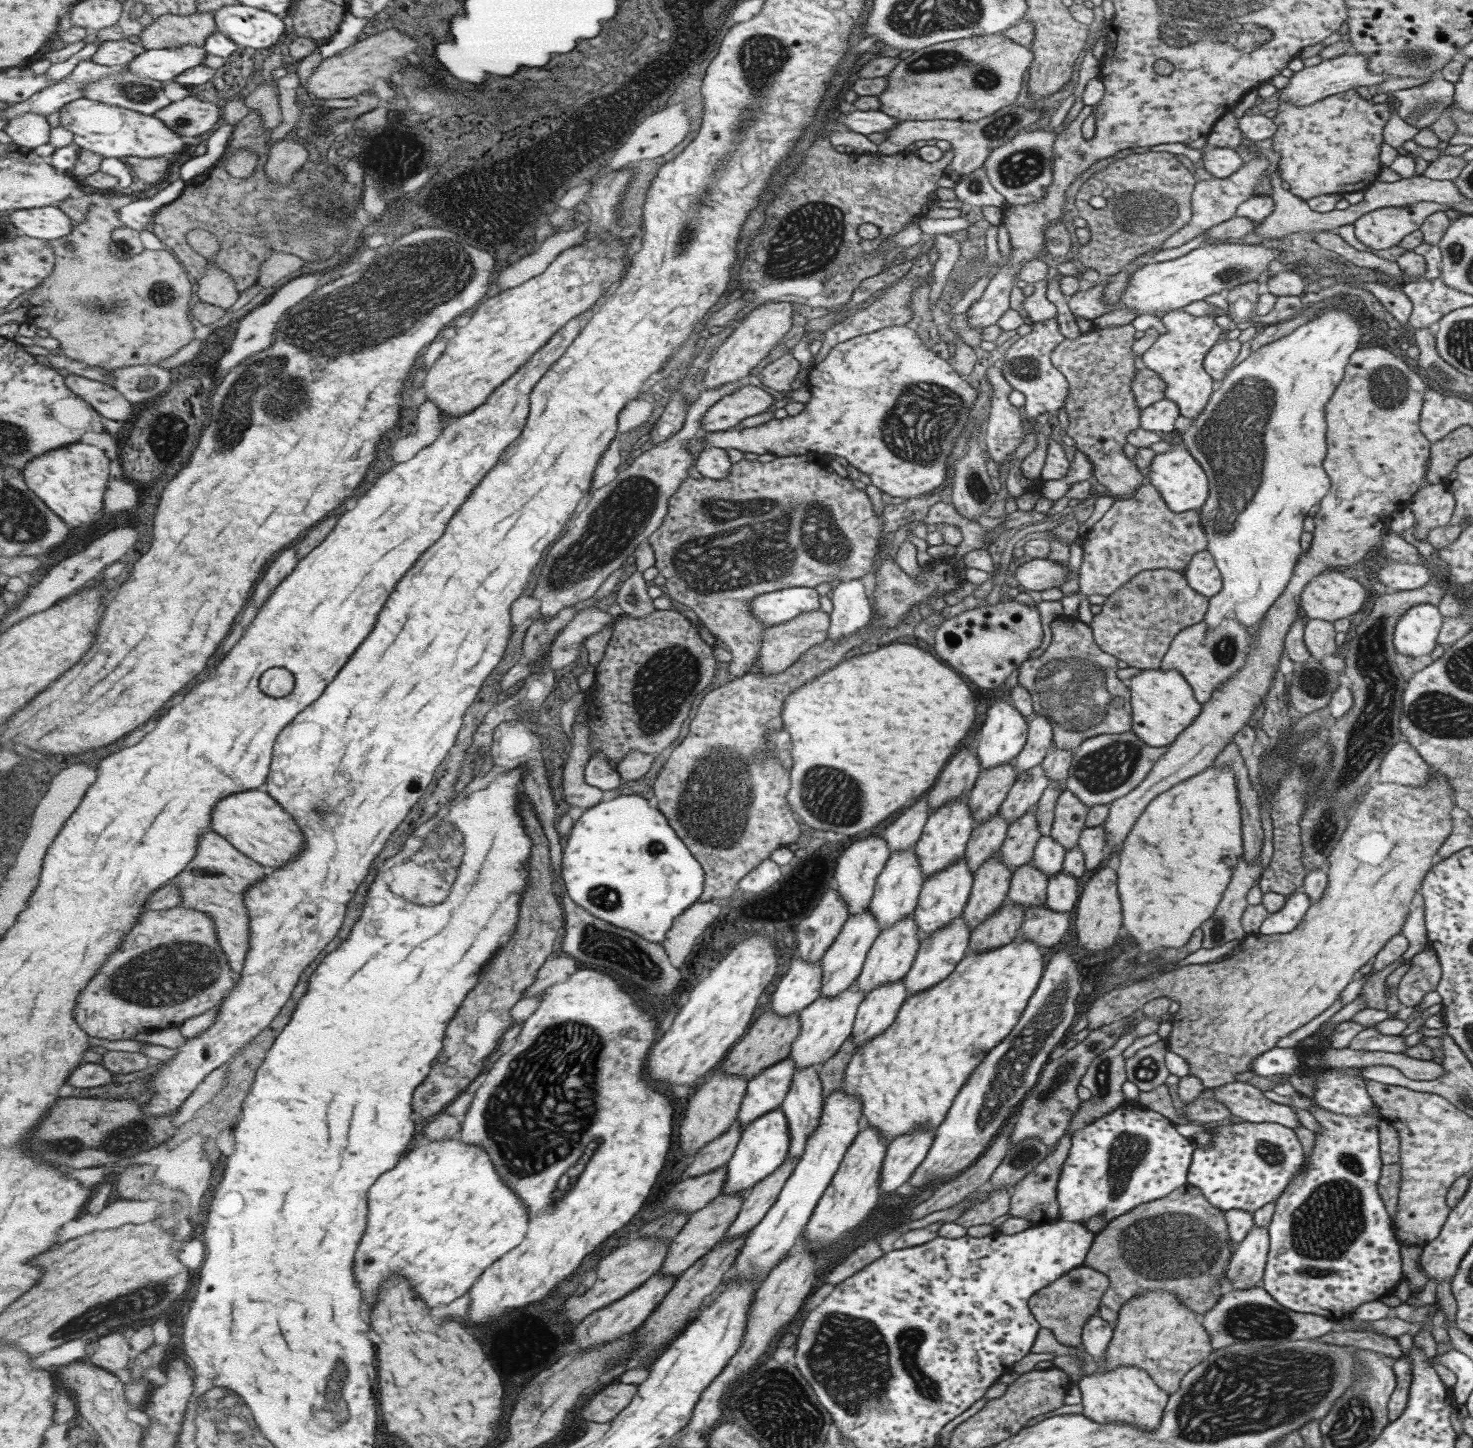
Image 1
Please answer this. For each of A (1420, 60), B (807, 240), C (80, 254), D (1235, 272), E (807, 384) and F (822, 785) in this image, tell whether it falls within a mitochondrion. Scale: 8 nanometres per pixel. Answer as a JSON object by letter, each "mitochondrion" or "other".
{"A":"mitochondrion","B":"mitochondrion","C":"other","D":"mitochondrion","E":"other","F":"mitochondrion"}

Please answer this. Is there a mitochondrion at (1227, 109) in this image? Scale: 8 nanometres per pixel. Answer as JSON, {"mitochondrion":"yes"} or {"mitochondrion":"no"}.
{"mitochondrion":"no"}

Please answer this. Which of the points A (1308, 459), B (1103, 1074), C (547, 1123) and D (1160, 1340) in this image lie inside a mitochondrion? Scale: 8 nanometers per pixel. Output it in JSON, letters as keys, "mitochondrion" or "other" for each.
{"A":"other","B":"mitochondrion","C":"mitochondrion","D":"other"}

